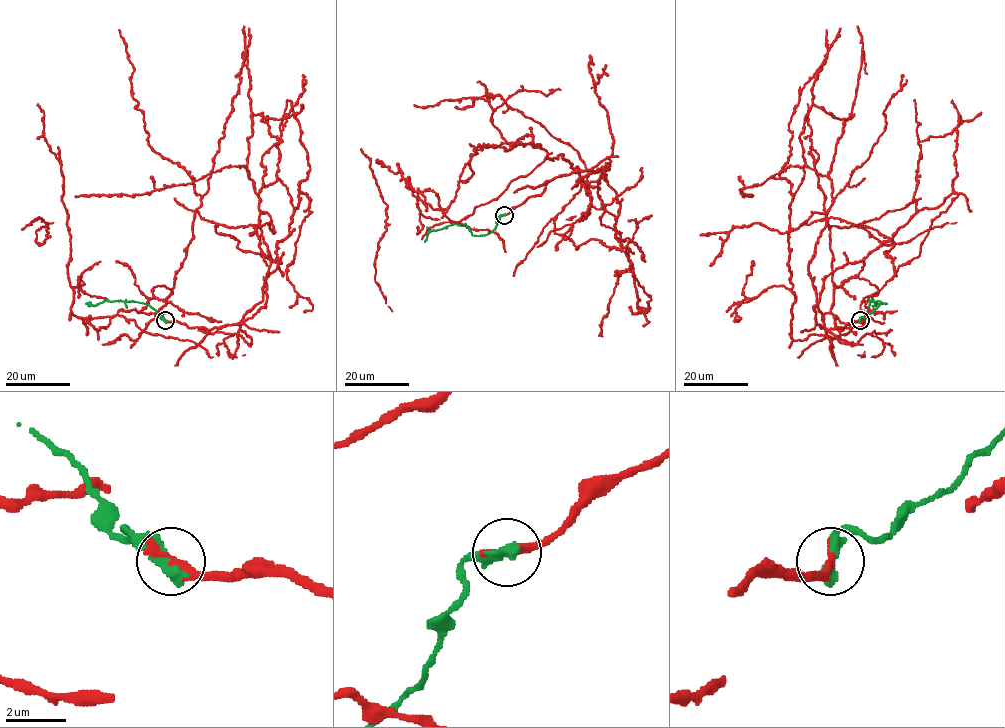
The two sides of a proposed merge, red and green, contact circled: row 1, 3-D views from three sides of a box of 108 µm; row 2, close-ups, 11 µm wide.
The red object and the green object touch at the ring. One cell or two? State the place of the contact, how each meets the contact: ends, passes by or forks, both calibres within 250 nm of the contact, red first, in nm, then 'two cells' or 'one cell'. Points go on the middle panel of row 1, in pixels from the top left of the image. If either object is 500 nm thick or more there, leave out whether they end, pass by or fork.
at (504, 215); 340 nm thick on the red side, 500 nm on the other; two cells

